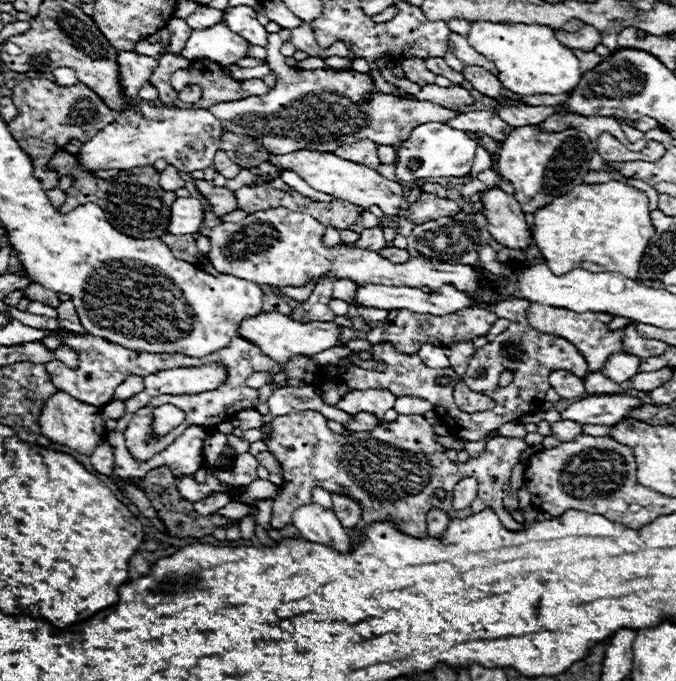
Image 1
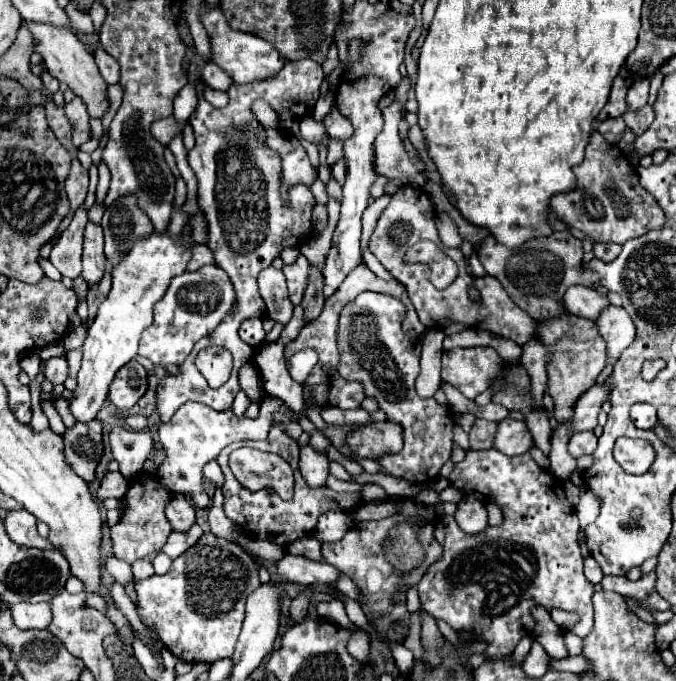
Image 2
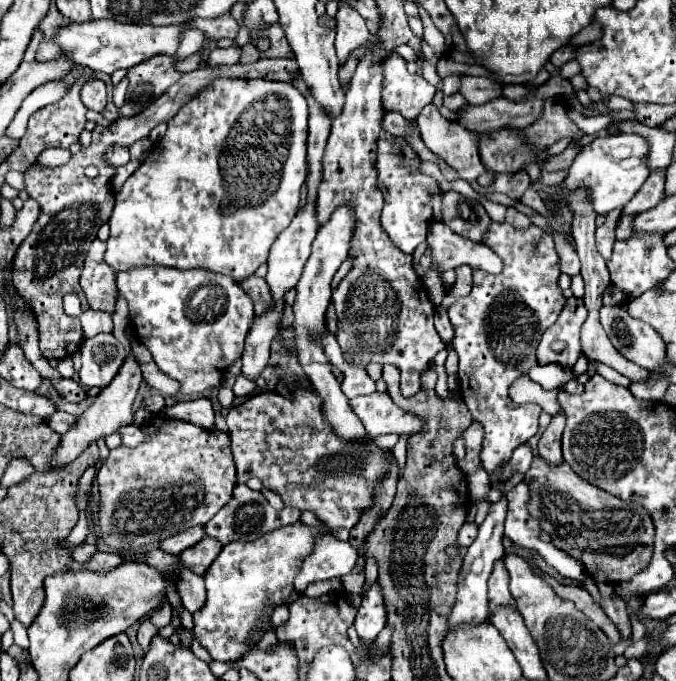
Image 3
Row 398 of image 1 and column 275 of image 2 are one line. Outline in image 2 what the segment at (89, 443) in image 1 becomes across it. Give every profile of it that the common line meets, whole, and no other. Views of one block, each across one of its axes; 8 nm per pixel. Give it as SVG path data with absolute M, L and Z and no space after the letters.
M202 6L200 18L210 34L212 60L220 68L224 68L234 78L236 84L250 84L254 80L266 80L268 76L276 76L276 72L280 72L280 68L286 64L282 60L280 52L276 52L276 48L272 44L268 44L266 40L260 40L258 36L252 36L248 32L238 32L238 30L230 28L218 6L212 10L206 10L206 6Z

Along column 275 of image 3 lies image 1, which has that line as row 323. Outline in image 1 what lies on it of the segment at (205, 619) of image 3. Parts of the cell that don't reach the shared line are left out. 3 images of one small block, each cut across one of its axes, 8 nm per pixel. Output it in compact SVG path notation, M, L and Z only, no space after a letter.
M532 304L532 308L528 308L528 320L530 320L532 328L536 328L538 332L554 334L554 336L560 336L560 338L572 342L578 348L578 352L584 356L584 360L588 364L588 374L596 372L596 370L600 372L604 368L608 356L626 354L624 348L622 348L626 328L610 330L608 324L600 322L596 318L596 314L592 314L592 312L578 314L578 312L572 312L572 310L566 310L566 308L548 308L544 304Z

